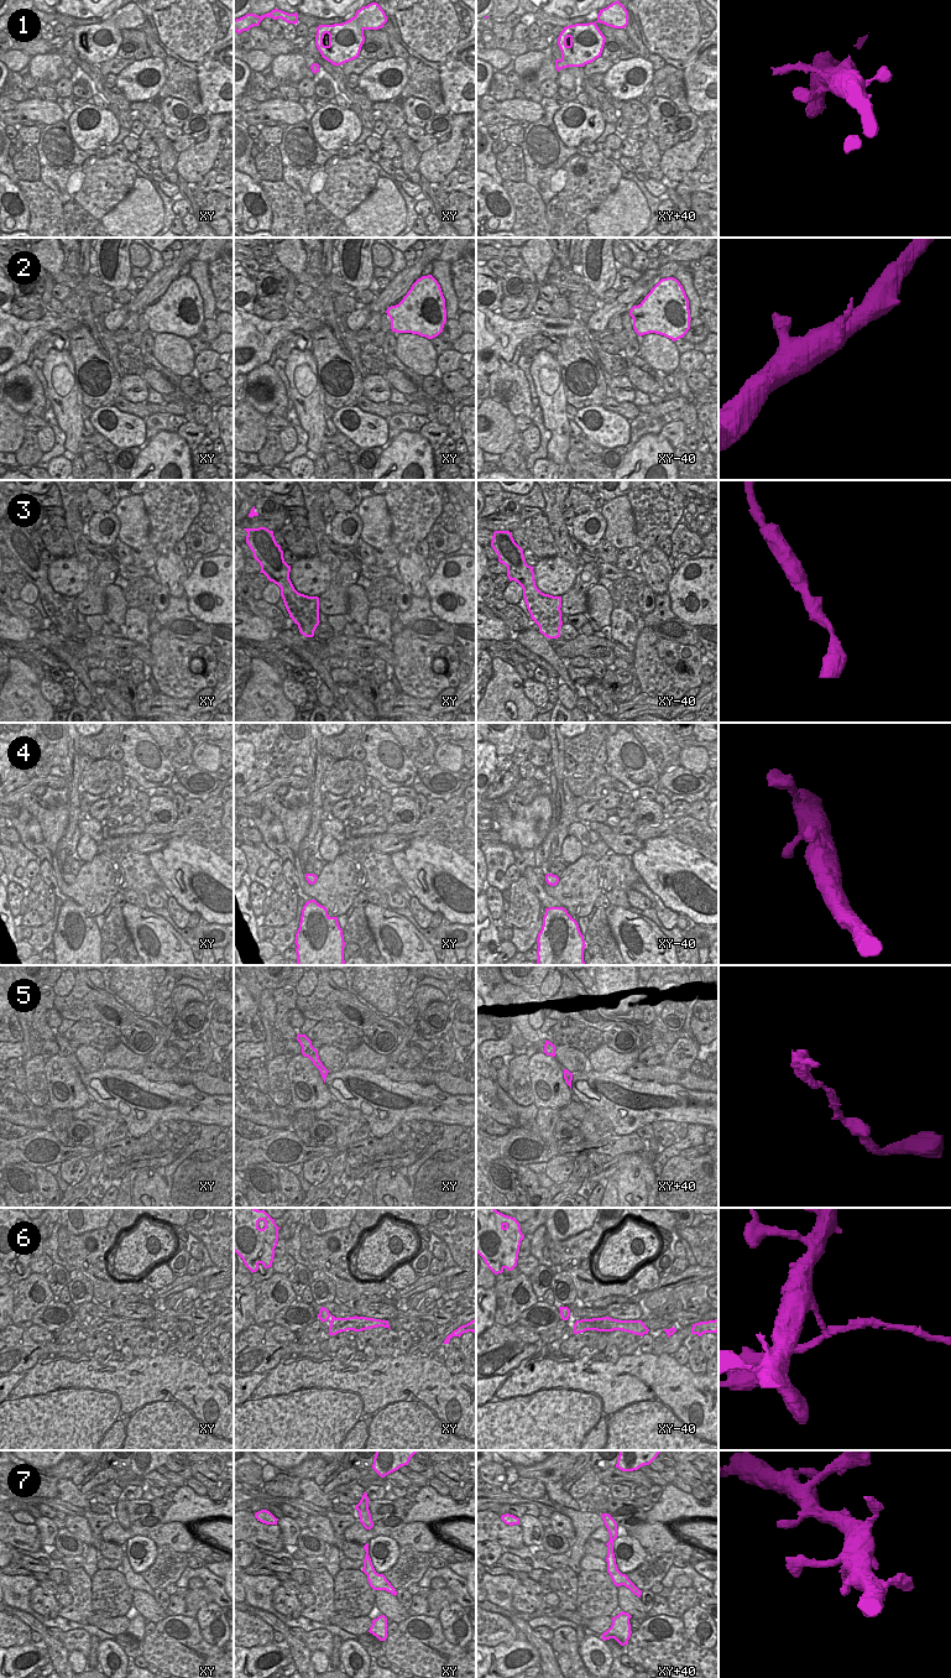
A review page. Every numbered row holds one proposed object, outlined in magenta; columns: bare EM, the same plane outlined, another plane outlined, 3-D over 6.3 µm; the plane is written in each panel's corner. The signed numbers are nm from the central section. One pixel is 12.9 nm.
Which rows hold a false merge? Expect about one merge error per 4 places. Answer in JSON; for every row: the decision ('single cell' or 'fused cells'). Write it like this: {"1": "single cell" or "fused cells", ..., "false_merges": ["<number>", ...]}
{"1": "single cell", "2": "single cell", "3": "single cell", "4": "single cell", "5": "single cell", "6": "fused cells", "7": "single cell", "false_merges": ["6"]}

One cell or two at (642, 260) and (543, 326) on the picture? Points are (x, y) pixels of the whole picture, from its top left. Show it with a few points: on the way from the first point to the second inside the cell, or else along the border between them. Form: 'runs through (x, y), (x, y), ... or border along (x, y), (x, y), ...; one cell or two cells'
border along (647, 269), (642, 274); two cells

